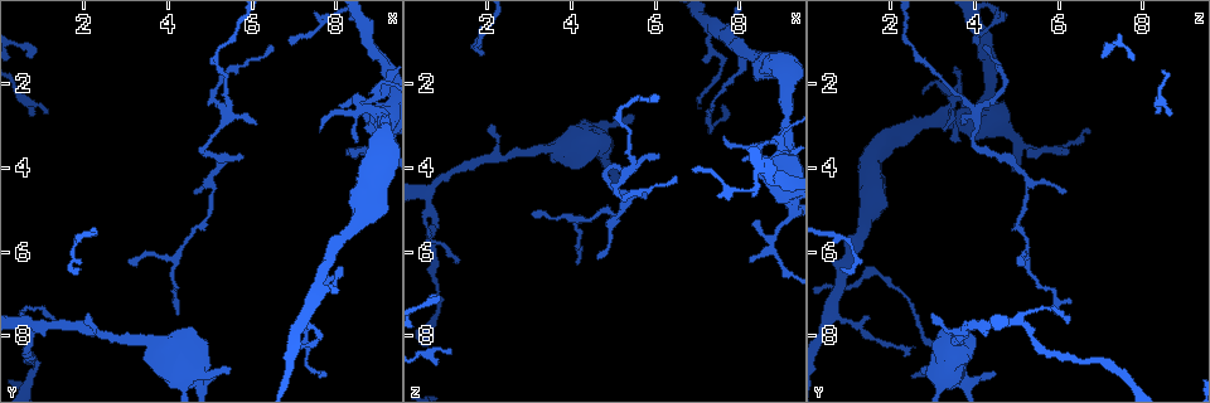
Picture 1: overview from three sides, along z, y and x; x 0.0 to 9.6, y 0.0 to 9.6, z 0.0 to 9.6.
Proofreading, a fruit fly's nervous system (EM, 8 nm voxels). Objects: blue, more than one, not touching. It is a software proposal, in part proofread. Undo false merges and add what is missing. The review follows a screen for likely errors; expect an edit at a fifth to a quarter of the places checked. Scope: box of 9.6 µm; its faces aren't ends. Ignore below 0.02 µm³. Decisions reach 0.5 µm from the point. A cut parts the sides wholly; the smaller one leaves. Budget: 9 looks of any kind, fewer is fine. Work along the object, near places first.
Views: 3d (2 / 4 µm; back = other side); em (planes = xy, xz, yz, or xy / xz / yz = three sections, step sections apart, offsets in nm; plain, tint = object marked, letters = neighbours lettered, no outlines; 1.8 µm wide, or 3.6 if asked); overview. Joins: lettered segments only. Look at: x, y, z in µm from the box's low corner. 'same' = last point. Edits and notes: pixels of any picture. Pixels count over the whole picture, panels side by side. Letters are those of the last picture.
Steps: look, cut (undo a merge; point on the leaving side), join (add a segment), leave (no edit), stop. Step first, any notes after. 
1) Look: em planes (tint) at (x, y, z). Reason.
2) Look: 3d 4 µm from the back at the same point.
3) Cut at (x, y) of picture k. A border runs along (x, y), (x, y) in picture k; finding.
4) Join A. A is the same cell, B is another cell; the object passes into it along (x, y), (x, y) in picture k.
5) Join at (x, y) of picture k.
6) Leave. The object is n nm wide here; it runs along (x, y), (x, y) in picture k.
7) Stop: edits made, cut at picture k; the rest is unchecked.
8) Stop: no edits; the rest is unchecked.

Look: em planes (letters) at (0.75, 8.55, 6.95). Thin neck.

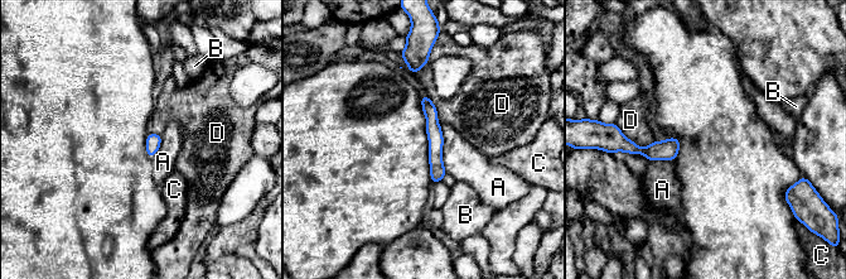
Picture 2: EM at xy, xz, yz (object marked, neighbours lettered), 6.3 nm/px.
Leave. The object is 100 nm wide here; A, B, C and D are other cells; it runs along (424, 99), (435, 136), (434, 179) in picture 2; all the same cell.

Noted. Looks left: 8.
Look: 3d 4 µm at (4.15, 7.20, 6.35). Tapers out.

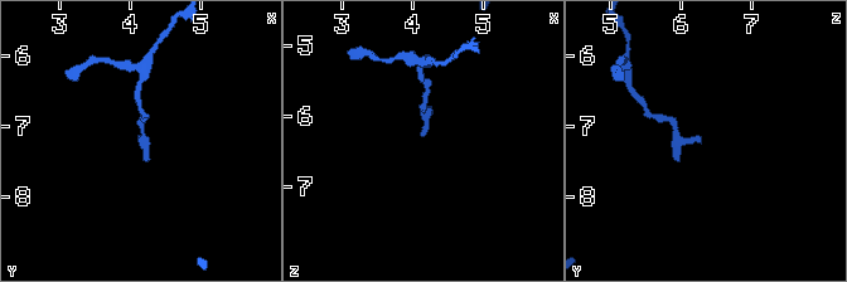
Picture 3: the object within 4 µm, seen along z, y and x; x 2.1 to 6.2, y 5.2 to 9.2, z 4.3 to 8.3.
Look: em xz step 8 (letters) at (4.10, 7.20, 6.30).

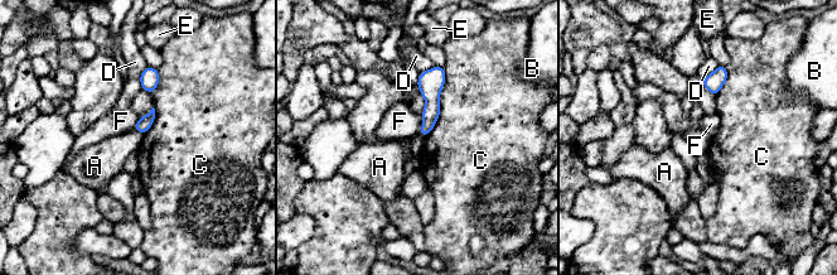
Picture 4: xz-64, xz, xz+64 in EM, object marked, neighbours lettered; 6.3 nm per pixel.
Look: em planes (letters) at the same point. Another direction.

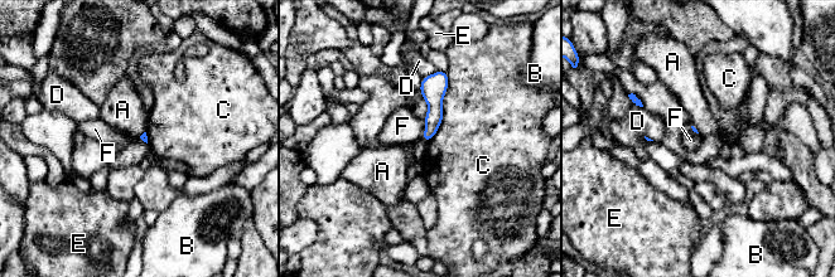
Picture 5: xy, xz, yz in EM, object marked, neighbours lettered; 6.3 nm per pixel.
Leave. A, B, C, D, E and F are other cells; a border runs along (424, 118), (425, 127), (421, 137) in picture 5; no lettered segment goes on from it.

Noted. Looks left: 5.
Look: 3d 4 µm at (3.65, 8.25, 3.60). Thick turns thin.

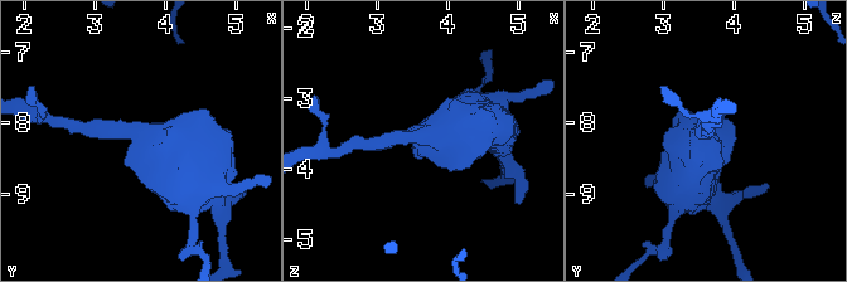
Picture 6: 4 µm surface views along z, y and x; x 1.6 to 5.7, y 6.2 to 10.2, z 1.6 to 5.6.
Look: em xy step 4 (tint) at (3.70, 8.30, 3.50).

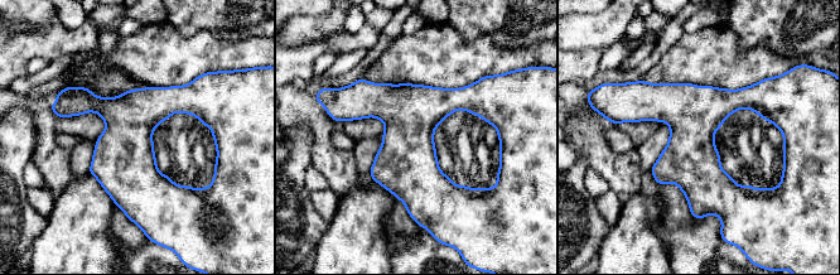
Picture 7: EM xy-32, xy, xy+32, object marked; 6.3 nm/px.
Look: em xy step 4 (letters) at the same point.

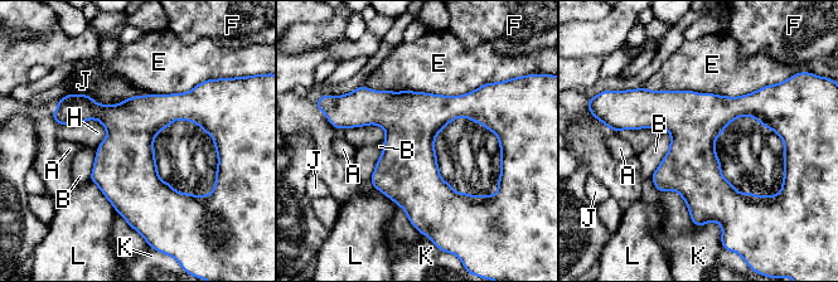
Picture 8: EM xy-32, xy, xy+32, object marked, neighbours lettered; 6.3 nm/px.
Leave. The longest contact is with E, 800 nm; A, B, E, F, H, J, K and L are other cells; a border runs along (62, 125), (97, 120), (107, 134) in picture 8; one cell here.

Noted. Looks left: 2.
Look: 3d 4 µm at (8.45, 2.75, 4.15). Free end.

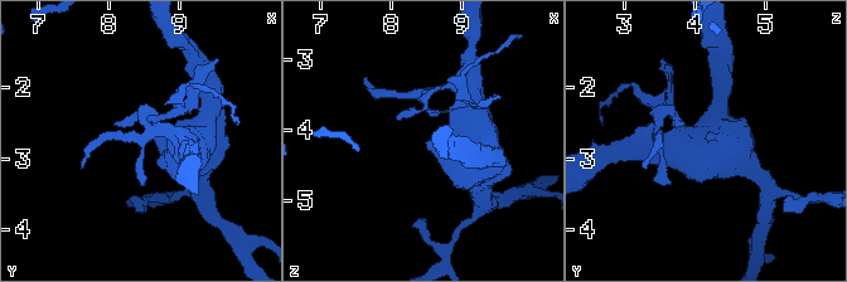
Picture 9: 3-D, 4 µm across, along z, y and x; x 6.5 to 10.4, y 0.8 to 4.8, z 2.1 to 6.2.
Look: em planes (letters) at (8.45, 2.70, 4.20). Need the tissue.

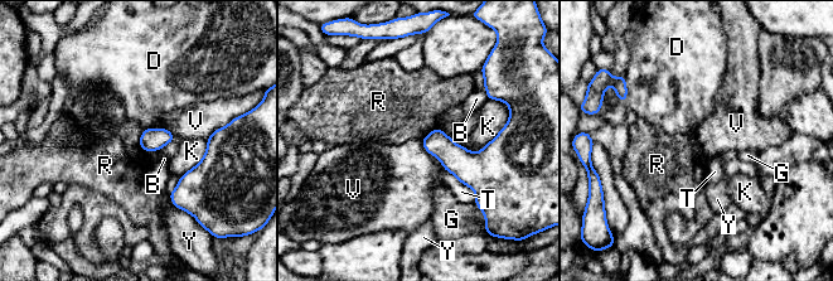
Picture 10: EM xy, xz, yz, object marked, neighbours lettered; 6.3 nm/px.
Join B. B is the same cell, D, G, K, R, T, V and Y are other cells; the cell continues.

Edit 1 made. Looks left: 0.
Stop: edits made, join at picture 10; the rest is unchecked.

